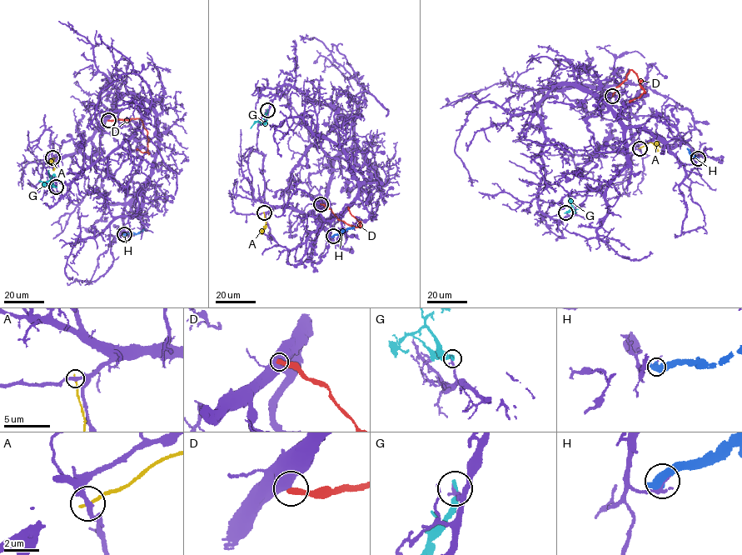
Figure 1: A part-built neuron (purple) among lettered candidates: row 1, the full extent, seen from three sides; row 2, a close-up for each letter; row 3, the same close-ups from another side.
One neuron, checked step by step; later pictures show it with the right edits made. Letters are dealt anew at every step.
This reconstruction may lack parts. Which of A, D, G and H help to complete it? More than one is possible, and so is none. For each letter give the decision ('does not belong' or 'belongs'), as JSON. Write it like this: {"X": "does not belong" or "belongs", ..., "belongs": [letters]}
{"A": "does not belong", "D": "does not belong", "G": "does not belong", "H": "does not belong", "belongs": []}

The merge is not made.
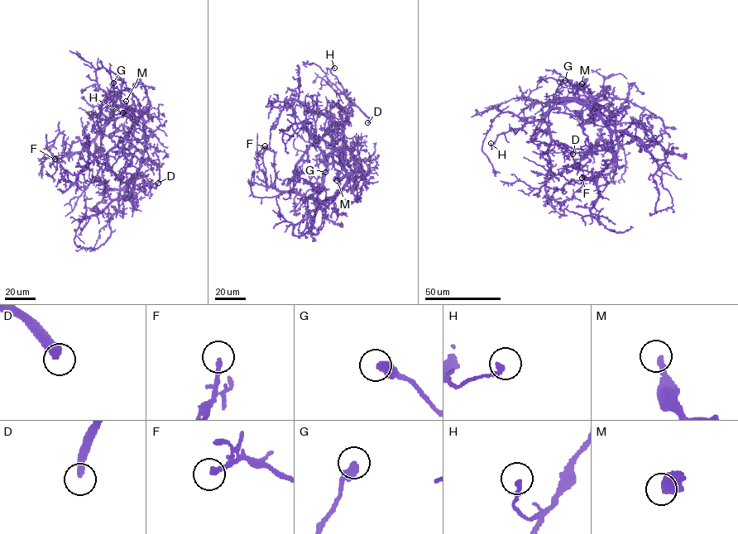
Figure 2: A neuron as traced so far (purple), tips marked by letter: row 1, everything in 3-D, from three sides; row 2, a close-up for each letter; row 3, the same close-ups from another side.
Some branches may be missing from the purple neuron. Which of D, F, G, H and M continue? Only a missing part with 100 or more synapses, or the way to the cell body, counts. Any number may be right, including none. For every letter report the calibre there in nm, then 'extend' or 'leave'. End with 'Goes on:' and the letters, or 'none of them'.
D: calibre 380 nm; extend
F: calibre 200 nm; leave
G: calibre 400 nm; leave
H: calibre 240 nm; leave
M: calibre 260 nm; leave
Goes on: D

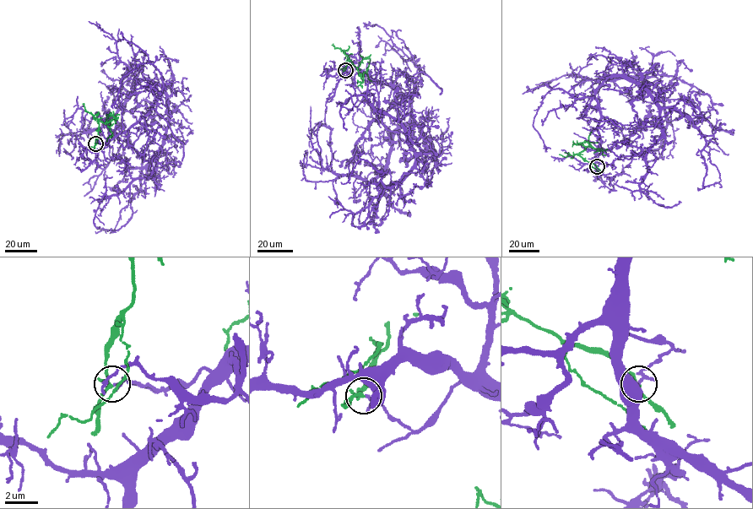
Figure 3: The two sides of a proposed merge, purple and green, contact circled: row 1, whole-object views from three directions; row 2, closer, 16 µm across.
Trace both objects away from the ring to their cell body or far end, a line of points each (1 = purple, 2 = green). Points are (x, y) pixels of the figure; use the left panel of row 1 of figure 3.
1: (96, 143), (129, 129), (161, 86), (168, 124), (157, 169), (103, 198), (94, 219), (100, 229)
2: (95, 143), (99, 121), (104, 122), (111, 115), (117, 118), (111, 120), (110, 125)

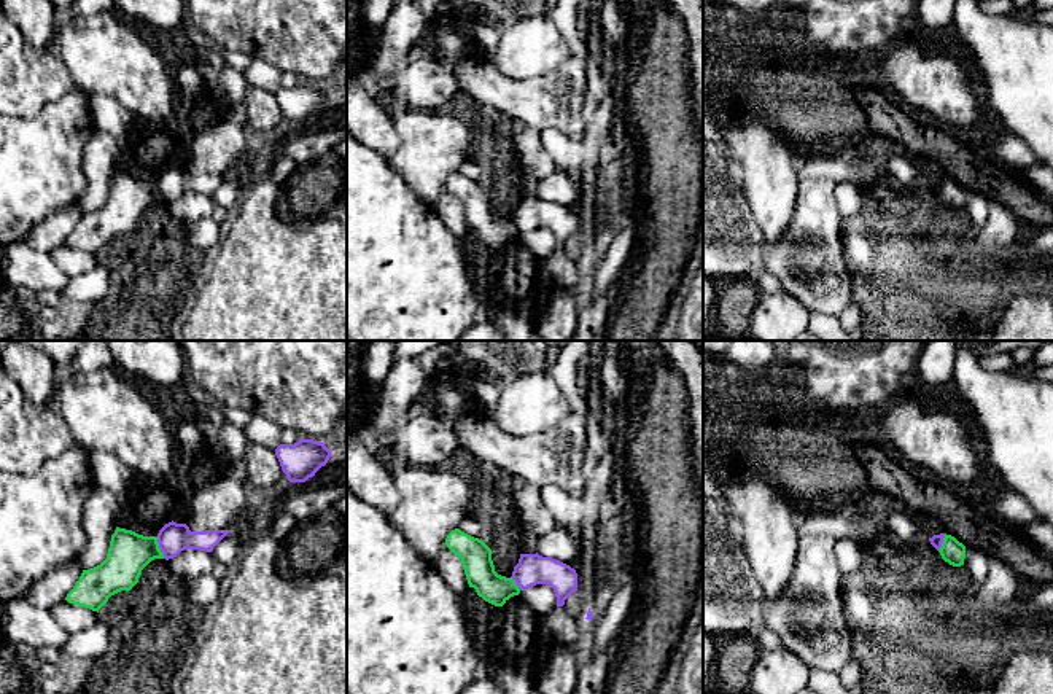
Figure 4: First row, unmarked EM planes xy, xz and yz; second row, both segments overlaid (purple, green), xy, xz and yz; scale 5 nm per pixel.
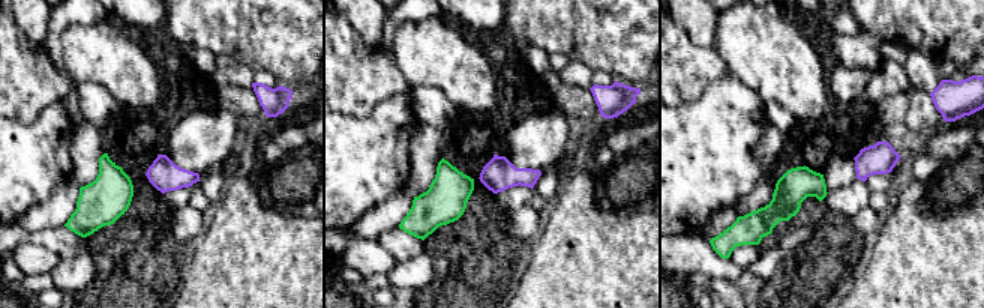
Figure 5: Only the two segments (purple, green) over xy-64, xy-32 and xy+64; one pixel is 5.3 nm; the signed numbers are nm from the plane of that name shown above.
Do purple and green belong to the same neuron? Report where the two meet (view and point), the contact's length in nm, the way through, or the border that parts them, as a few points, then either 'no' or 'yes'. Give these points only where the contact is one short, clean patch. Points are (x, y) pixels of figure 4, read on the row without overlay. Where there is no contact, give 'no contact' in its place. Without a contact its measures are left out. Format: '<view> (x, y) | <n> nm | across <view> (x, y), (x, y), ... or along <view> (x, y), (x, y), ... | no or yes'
xy (159, 191) | 120 nm | along xy (156, 180), (158, 191), (164, 201) | no

